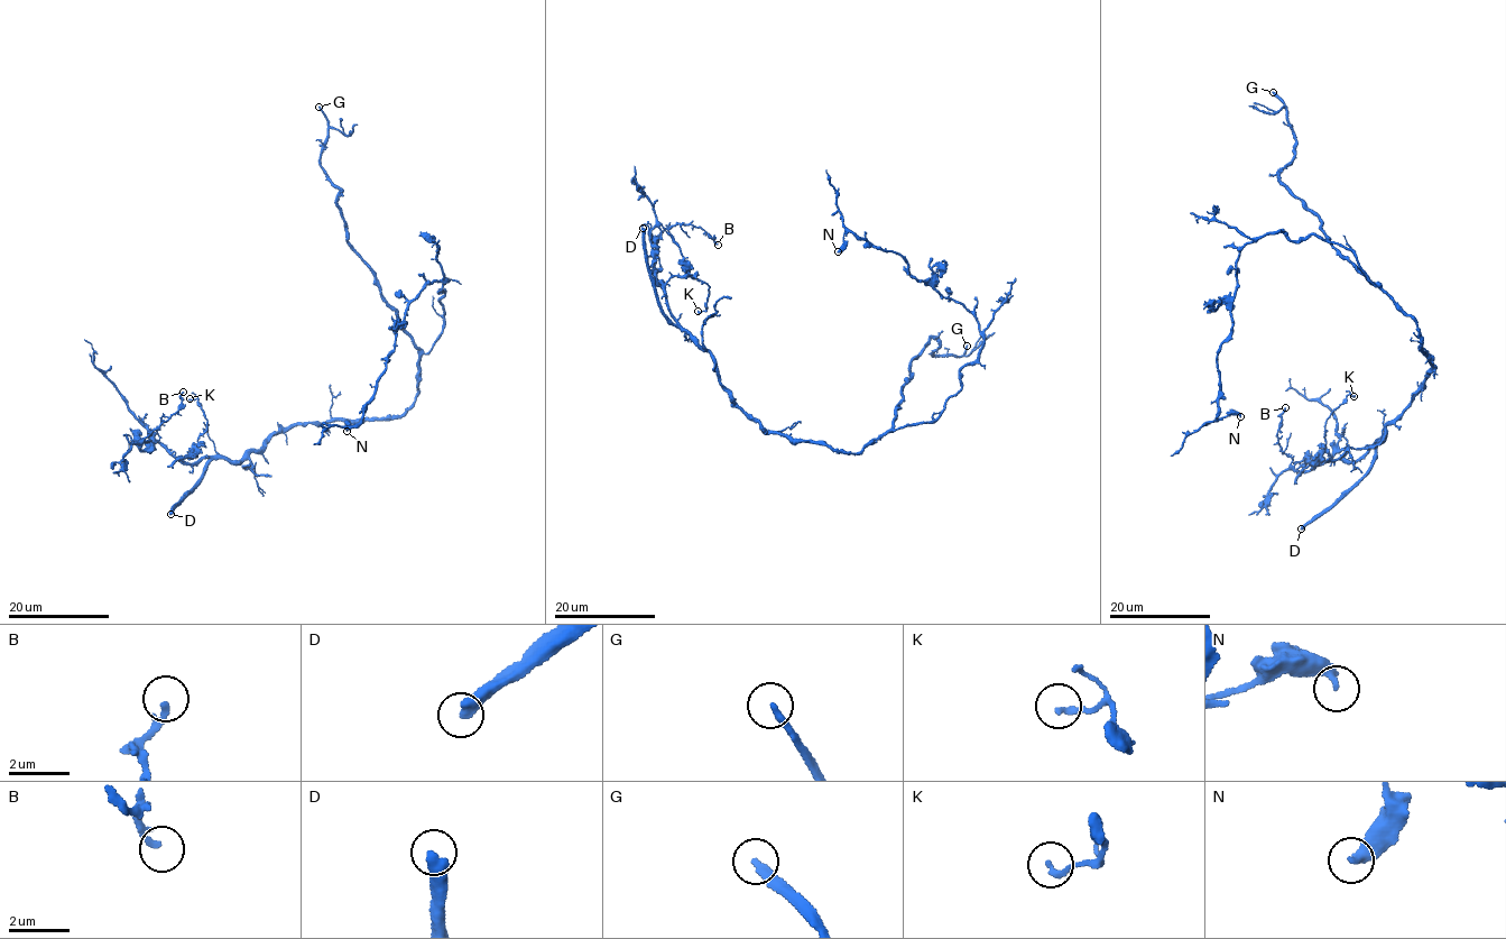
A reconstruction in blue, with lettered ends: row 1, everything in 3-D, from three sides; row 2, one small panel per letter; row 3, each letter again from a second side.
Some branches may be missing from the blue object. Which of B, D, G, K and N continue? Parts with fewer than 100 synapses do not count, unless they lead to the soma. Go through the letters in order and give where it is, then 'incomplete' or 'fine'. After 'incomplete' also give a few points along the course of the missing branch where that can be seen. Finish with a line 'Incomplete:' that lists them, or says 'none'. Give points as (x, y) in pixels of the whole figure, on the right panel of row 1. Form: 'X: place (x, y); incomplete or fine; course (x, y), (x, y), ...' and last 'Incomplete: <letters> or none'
B: place (1285, 407); fine
D: place (1301, 528); incomplete
G: place (1273, 92); incomplete; course (1273, 92), (1318, 109), (1332, 110), (1378, 138), (1383, 149), (1398, 160), (1444, 160), (1460, 173)
K: place (1354, 396); fine
N: place (1240, 416); fine
Incomplete: D, G

